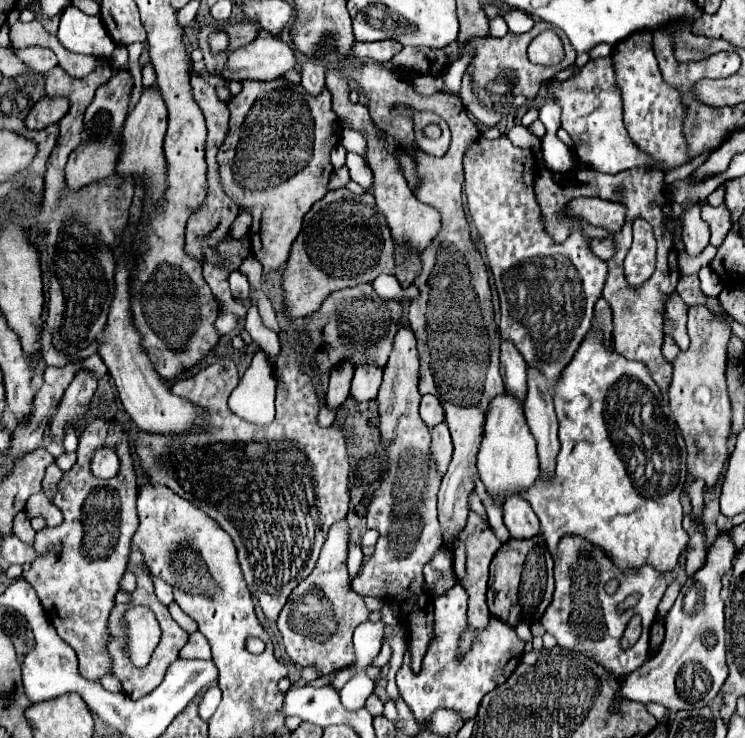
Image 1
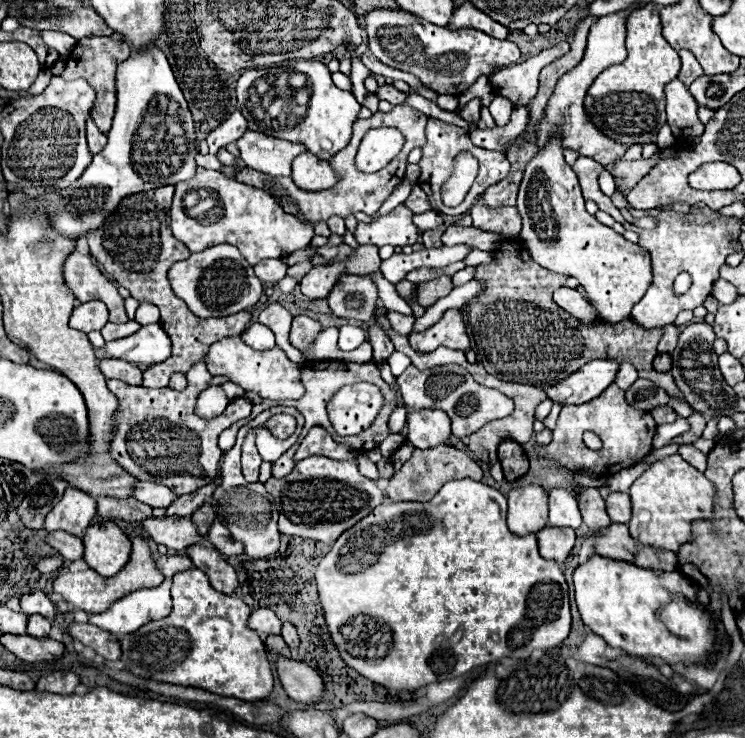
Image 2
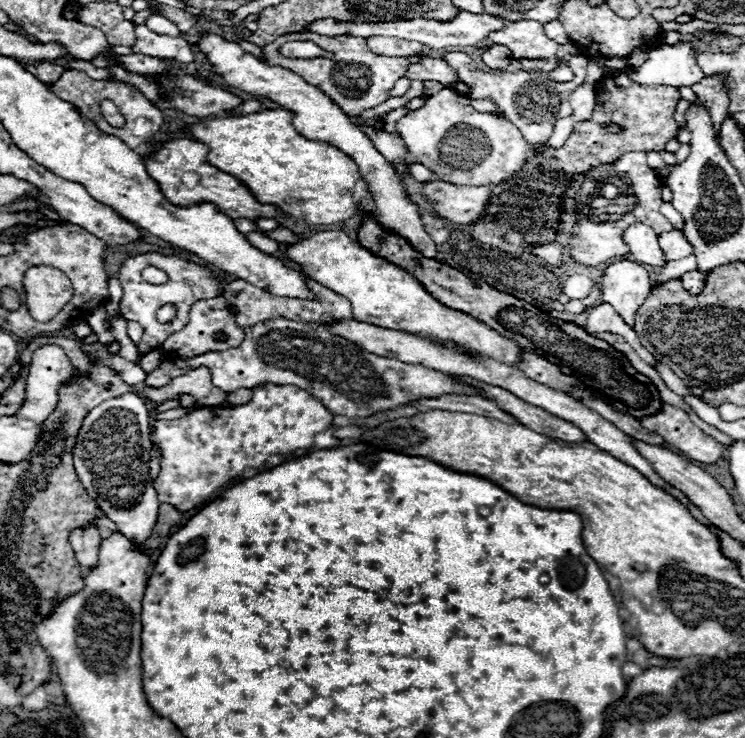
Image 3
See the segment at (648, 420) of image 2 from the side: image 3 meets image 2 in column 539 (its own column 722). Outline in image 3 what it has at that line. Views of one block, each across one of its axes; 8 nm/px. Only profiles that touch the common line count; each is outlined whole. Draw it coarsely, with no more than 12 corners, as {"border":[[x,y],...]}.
{"border":[[664,404],[640,422],[682,450],[712,464],[724,446],[696,428],[686,412]]}

